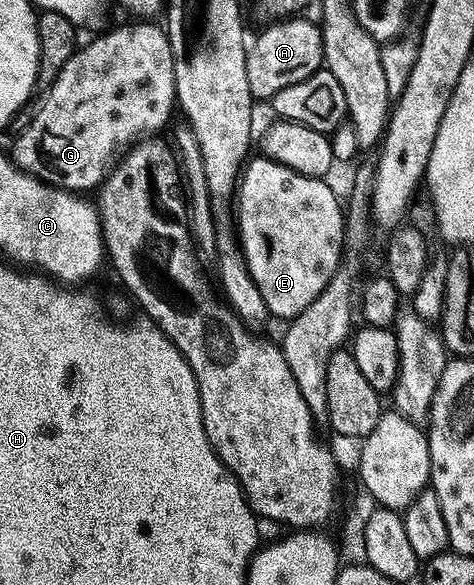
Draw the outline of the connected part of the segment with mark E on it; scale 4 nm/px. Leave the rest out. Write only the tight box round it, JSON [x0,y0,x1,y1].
[238,156,346,320]

